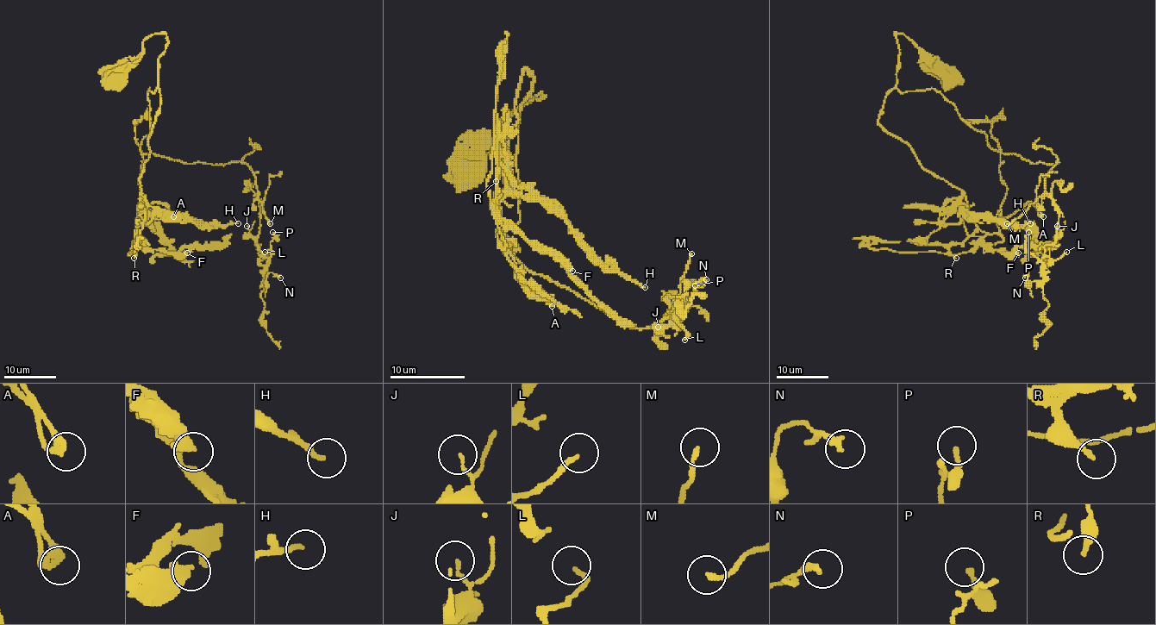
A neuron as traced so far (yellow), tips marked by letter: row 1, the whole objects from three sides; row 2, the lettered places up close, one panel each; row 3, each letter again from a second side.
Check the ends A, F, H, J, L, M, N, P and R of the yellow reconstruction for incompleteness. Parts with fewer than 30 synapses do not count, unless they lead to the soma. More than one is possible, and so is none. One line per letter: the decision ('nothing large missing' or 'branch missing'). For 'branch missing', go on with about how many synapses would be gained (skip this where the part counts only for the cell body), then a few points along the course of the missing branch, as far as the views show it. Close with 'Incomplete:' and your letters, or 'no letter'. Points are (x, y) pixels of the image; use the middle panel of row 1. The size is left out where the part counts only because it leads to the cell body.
A: nothing large missing
F: nothing large missing
H: nothing large missing
J: nothing large missing
L: nothing large missing
M: nothing large missing
N: nothing large missing
P: nothing large missing
R: branch missing; about 80 synapses; missing branch runs (496, 181), (494, 205), (509, 237), (507, 253), (515, 253), (518, 246), (507, 190), (515, 229), (611, 317)
Incomplete: R

